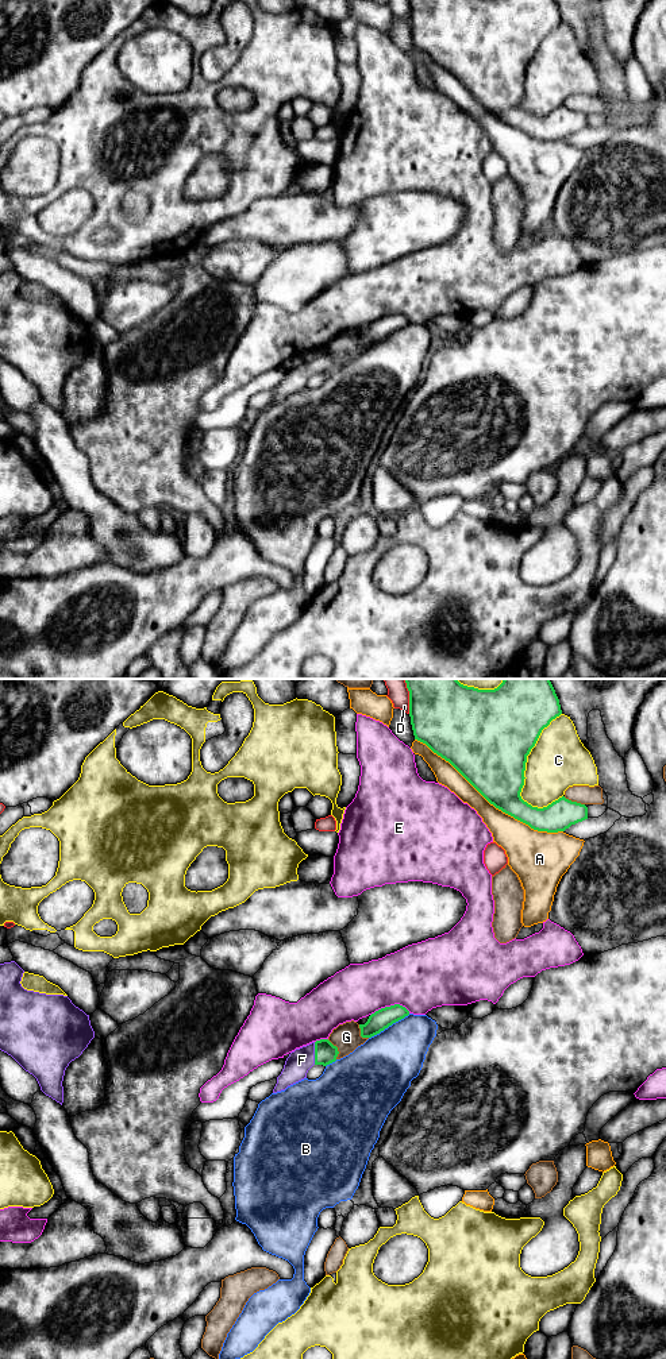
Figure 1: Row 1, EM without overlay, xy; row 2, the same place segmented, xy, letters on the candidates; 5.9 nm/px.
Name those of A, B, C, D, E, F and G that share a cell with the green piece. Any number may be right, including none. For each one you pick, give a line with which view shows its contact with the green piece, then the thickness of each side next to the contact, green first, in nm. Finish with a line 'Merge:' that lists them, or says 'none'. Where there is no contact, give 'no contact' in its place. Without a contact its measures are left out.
F: contact in xy; calibres 140 and 150 nm
Merge: F

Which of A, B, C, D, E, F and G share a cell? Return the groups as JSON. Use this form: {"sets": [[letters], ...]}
{"sets": [["A"], ["B"], ["C"], ["D"], ["E"], ["F"], ["G"]]}

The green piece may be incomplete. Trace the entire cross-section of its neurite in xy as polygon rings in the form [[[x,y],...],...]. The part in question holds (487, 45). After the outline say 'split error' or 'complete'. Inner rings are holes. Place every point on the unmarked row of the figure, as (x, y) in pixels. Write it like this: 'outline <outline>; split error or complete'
outline [[[409,0],[415,49],[449,70],[490,113],[538,140],[565,140],[588,128],[588,116],[565,105],[538,117],[520,105],[527,65],[542,39],[562,23],[555,0]]]; complete

